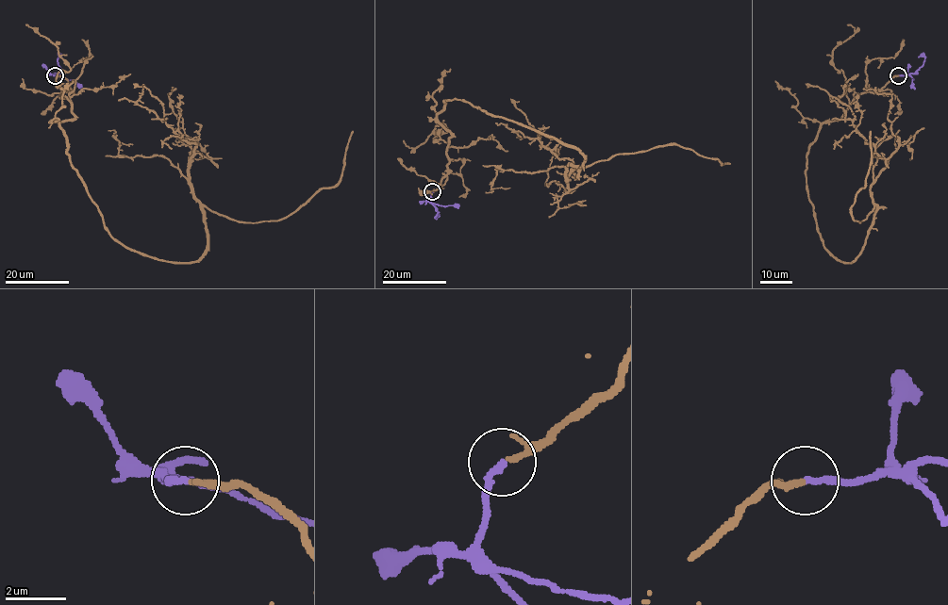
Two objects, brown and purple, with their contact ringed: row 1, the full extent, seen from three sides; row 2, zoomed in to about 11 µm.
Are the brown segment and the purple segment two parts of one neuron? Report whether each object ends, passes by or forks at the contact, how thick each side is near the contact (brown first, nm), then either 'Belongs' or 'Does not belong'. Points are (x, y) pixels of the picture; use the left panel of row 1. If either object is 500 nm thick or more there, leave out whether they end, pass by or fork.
At the ring brown passes by. At the ring purple ends. Thickness 140 nm (brown) against 240 nm. Belongs

